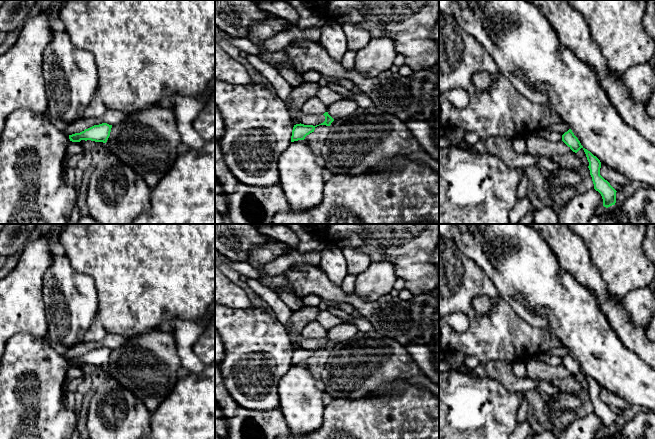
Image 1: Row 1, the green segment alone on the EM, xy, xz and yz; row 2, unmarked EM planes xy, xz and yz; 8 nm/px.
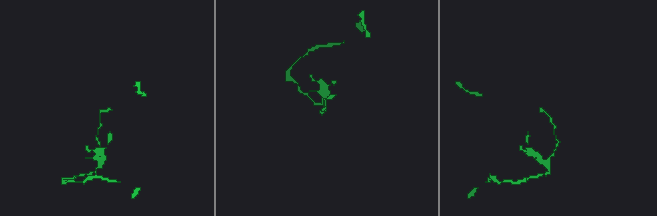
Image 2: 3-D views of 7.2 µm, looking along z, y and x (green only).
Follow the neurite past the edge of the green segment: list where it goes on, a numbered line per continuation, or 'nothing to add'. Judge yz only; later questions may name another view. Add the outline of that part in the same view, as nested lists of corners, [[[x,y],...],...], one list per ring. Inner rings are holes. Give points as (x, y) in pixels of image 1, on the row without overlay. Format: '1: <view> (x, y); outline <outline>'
nothing to add

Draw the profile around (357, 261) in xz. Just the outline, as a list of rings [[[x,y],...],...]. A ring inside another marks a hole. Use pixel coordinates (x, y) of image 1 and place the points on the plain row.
[[[344,248],[342,251],[347,262],[348,275],[357,276],[371,264],[369,255],[364,252],[361,252],[355,248]]]

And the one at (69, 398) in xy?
[[[65,390],[63,401],[69,410],[75,410],[75,395],[73,391]]]

